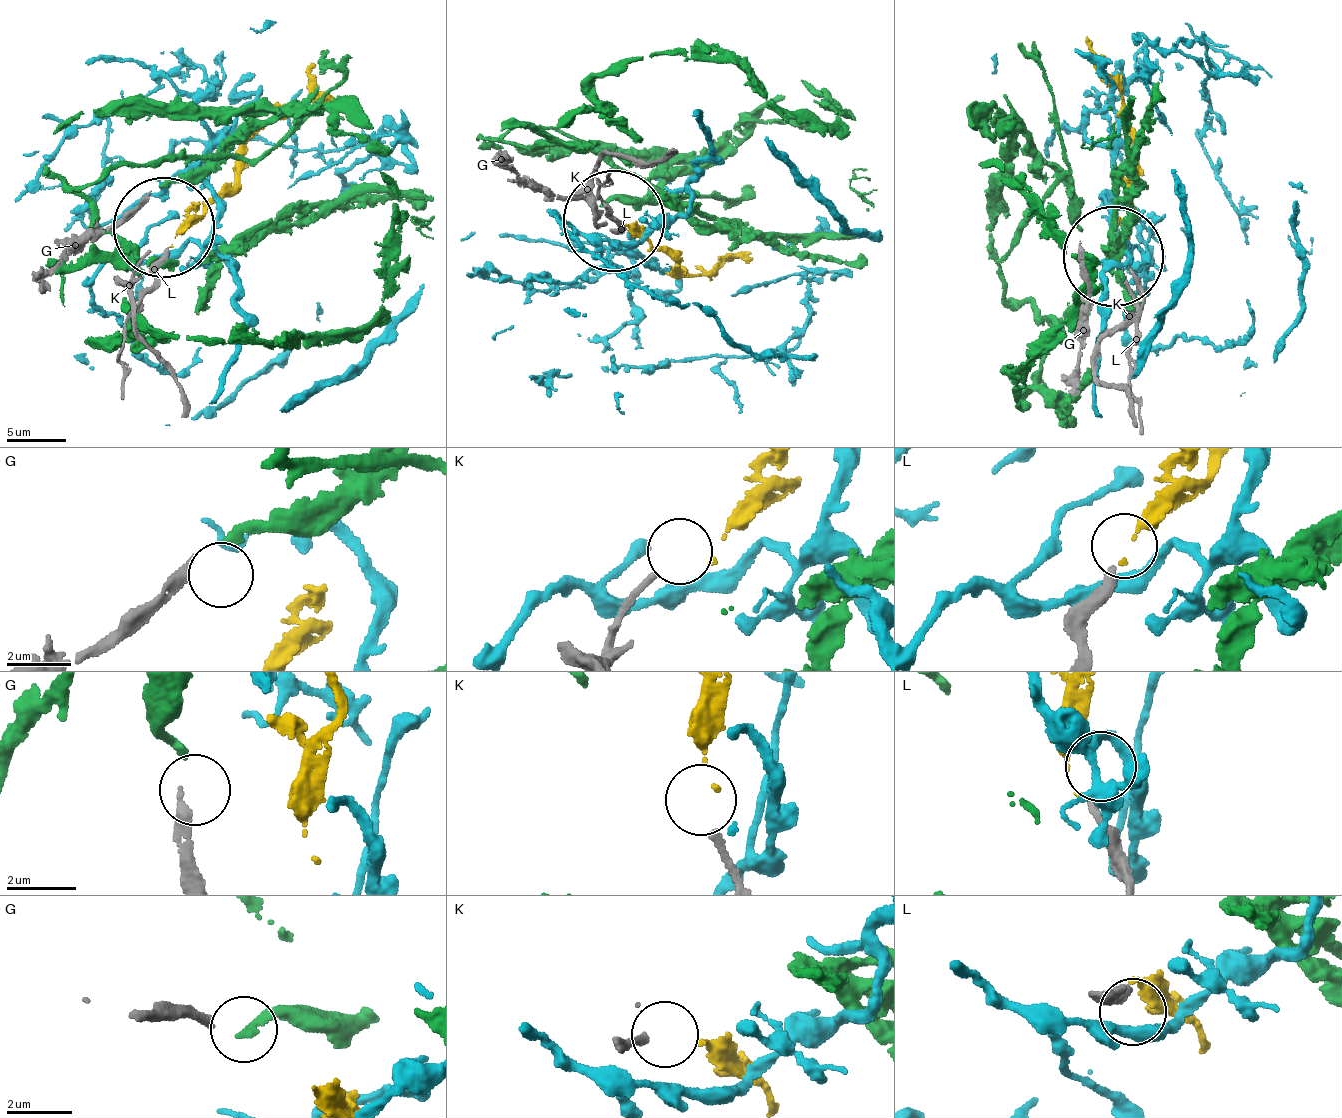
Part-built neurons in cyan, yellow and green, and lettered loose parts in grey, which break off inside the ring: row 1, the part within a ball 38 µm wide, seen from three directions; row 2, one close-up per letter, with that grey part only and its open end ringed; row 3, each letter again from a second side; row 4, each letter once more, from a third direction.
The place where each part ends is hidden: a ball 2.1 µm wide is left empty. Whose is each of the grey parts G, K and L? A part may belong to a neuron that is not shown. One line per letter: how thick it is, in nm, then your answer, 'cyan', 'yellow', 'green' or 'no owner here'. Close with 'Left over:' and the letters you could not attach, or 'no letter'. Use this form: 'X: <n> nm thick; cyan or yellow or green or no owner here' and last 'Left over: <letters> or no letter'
G: 240 nm thick; green
K: 200 nm thick; no owner here
L: 240 nm thick; no owner here
Left over: K, L

